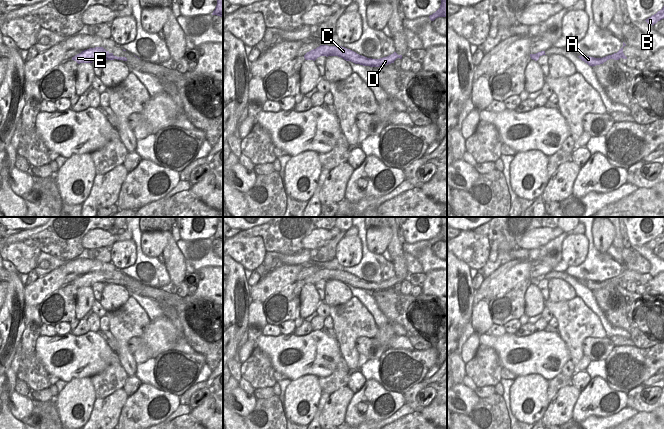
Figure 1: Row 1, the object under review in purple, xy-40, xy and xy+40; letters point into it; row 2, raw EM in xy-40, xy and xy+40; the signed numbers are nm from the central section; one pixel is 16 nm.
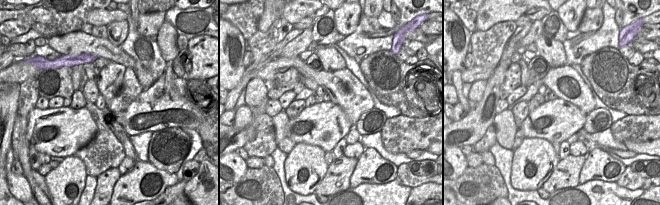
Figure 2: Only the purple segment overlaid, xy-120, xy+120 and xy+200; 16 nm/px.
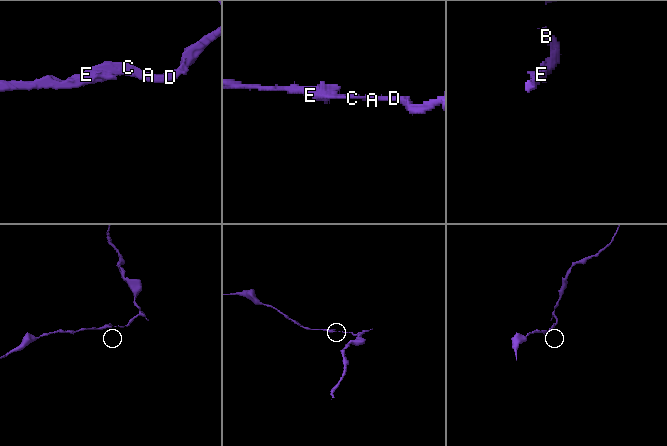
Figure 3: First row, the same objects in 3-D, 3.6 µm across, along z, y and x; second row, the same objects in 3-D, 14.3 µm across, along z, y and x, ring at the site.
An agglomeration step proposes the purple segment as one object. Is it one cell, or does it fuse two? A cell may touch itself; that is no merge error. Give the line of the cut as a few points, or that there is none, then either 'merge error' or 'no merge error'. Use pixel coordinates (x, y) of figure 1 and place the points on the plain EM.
xy+40 (607, 280), (621, 281) | merge error

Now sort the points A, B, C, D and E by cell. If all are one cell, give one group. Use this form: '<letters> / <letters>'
A C D E / B

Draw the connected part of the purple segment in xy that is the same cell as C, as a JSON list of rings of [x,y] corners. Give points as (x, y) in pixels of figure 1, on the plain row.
[[[320,269],[316,273],[313,273],[309,276],[307,276],[304,279],[305,284],[313,284],[315,285],[320,280],[338,280],[343,282],[346,285],[351,285],[355,288],[360,288],[363,290],[370,290],[370,291],[380,291],[385,290],[391,287],[394,287],[394,285],[397,282],[402,282],[402,279],[391,279],[389,281],[383,281],[380,283],[372,283],[367,282],[365,280],[359,279],[356,276],[347,273],[342,270],[328,270],[328,269]]]

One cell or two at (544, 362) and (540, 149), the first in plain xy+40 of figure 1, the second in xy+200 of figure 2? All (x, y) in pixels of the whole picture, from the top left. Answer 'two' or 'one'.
two

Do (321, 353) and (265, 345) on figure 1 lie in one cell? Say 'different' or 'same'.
same

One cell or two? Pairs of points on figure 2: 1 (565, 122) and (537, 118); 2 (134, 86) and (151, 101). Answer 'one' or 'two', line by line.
1: one
2: two

